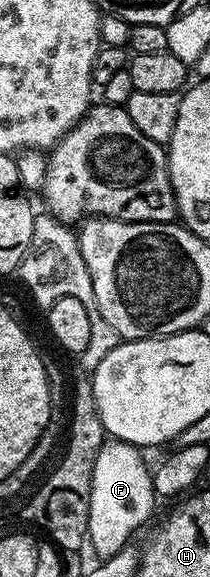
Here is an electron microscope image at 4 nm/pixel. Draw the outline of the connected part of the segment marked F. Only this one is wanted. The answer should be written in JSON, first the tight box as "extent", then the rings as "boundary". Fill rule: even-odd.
{"extent":[88,439,157,558],"boundary":[[[106,439],[101,448],[99,458],[95,462],[93,481],[91,482],[91,502],[89,503],[89,538],[88,547],[94,548],[101,558],[119,554],[130,543],[132,536],[144,526],[150,518],[157,502],[154,490],[152,471],[146,466],[141,457],[142,449],[135,444],[128,444],[126,440]]]}

